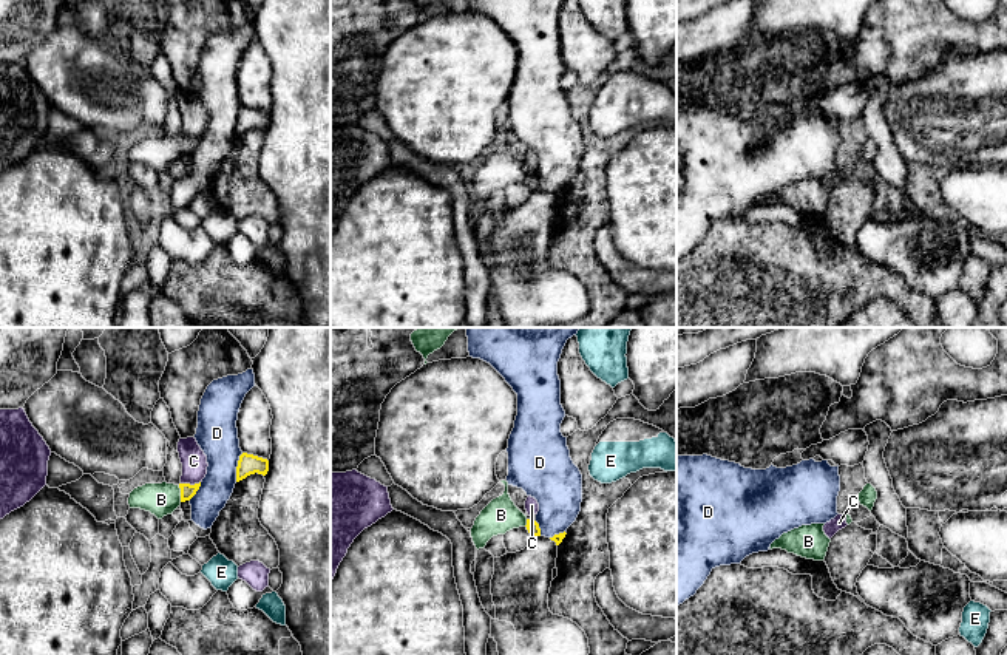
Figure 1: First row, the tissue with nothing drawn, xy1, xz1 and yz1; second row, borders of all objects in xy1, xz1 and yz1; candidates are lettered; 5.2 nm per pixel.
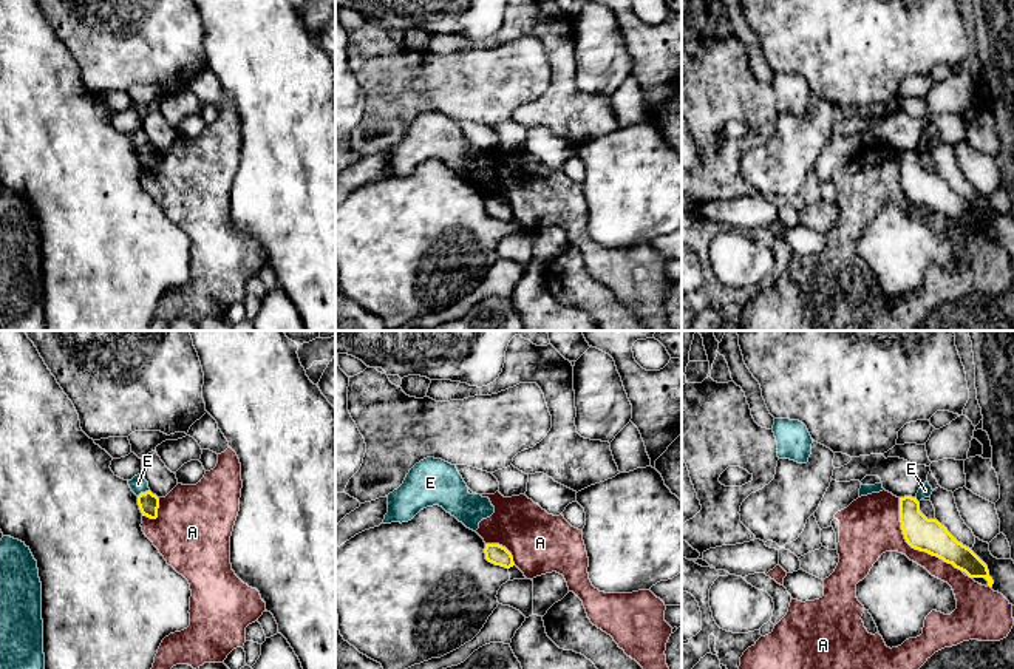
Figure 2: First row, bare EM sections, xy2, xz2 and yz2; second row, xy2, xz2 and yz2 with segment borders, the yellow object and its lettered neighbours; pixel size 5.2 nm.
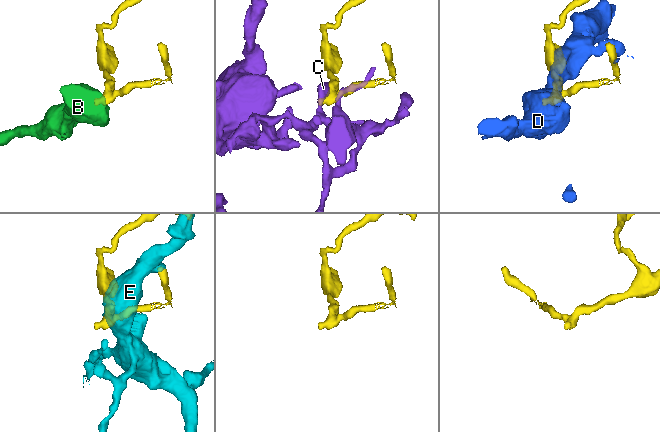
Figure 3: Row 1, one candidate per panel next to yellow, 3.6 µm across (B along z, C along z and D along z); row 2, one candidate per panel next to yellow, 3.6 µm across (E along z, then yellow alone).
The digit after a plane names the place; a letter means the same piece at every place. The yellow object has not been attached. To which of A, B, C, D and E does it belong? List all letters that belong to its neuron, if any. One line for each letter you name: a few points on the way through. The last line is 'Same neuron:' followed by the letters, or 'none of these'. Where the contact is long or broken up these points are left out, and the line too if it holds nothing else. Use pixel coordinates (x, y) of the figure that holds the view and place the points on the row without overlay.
B: across xy1 (187, 145), (181, 147), (161, 153)
Same neuron: B

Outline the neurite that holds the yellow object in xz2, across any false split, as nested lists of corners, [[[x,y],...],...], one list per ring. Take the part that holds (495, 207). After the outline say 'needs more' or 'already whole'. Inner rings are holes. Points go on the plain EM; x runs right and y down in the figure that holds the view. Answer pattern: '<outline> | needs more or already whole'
[[[485,198],[485,213],[495,219],[510,222],[515,219],[512,207],[499,198]]] | already whole

